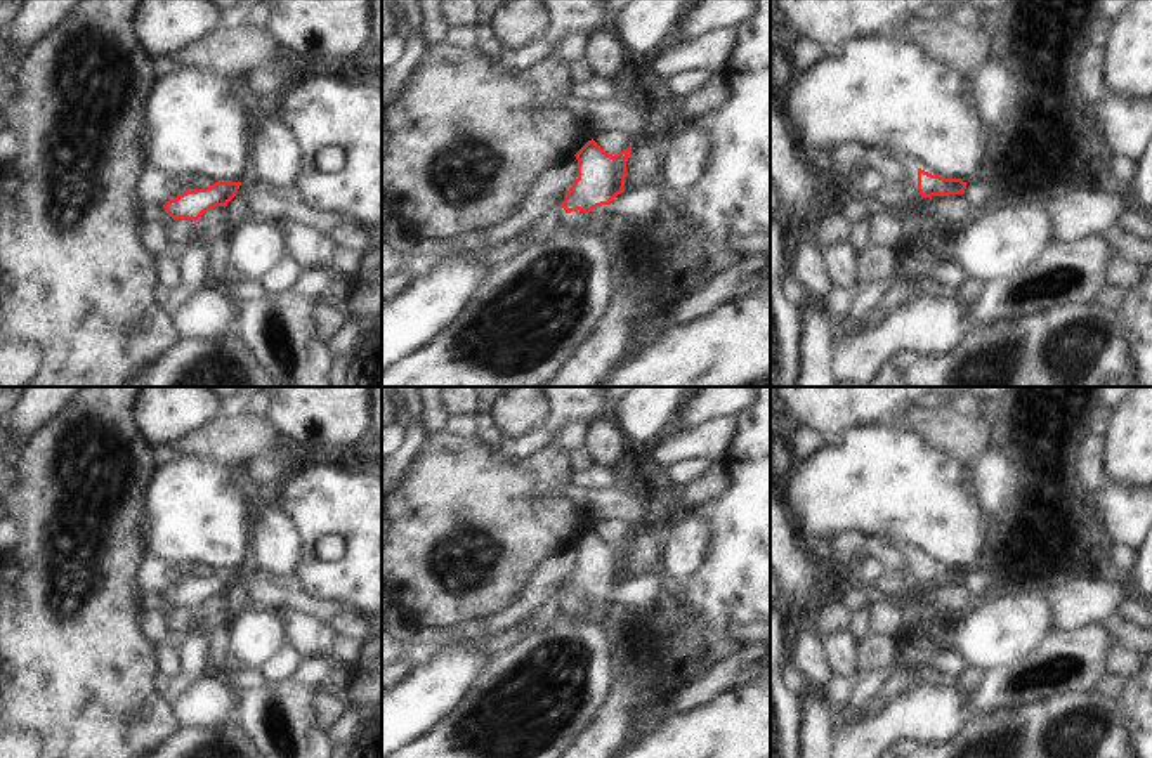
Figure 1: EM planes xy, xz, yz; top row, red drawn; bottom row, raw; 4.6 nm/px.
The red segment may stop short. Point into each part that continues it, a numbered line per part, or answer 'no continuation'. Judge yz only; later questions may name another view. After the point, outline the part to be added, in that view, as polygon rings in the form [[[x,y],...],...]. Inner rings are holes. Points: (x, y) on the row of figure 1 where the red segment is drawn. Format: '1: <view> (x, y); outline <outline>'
1: yz (975, 193); outline [[[972,180],[972,182],[966,182],[966,189],[963,196],[970,205],[970,208],[980,210],[987,201],[989,189],[982,182]]]

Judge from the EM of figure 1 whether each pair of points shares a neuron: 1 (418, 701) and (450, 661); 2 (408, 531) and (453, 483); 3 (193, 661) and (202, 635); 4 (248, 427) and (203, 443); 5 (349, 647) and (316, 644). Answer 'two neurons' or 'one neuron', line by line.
1: one neuron
2: one neuron
3: one neuron
4: one neuron
5: one neuron

